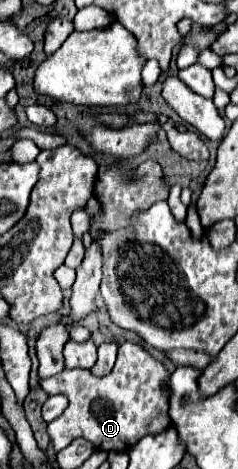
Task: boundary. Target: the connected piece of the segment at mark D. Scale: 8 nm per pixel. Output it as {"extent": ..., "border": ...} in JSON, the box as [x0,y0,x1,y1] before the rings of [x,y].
{"extent":[43,342,171,452],"border":[[[125,342],[119,346],[117,362],[107,376],[99,378],[99,376],[93,376],[91,370],[81,370],[81,368],[63,370],[61,374],[55,374],[55,376],[43,380],[43,390],[49,396],[63,394],[69,398],[67,410],[57,420],[49,422],[49,426],[47,426],[47,434],[51,438],[55,452],[69,446],[69,442],[75,438],[89,440],[97,450],[105,450],[105,452],[111,452],[111,450],[123,452],[125,450],[127,452],[143,436],[161,434],[171,424],[171,418],[169,418],[169,398],[171,398],[171,394],[169,394],[169,370],[165,368],[163,362],[153,358],[143,346],[133,344],[133,342]]]}

